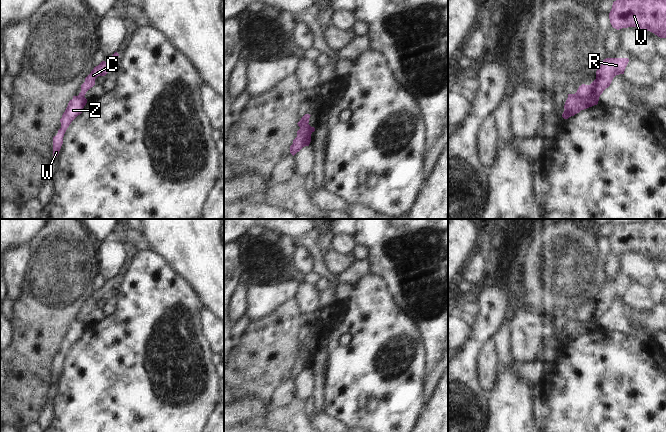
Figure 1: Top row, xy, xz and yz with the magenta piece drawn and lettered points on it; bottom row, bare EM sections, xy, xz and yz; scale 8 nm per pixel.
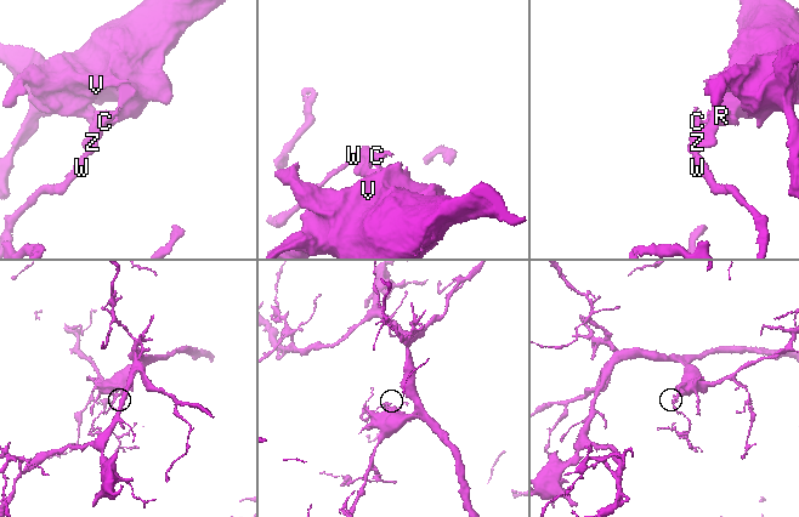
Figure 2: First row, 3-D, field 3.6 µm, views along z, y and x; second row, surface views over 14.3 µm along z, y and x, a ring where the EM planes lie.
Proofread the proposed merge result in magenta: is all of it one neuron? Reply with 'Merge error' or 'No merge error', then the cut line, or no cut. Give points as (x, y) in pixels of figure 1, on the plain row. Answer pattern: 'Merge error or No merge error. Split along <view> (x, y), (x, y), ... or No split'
Merge error. Split along yz (574, 318), (584, 324), (595, 324), (597, 326).

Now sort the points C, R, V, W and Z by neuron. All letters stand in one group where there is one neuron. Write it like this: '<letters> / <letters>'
C R V / W Z

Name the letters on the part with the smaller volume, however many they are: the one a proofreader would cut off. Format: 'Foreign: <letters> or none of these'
Foreign: W, Z

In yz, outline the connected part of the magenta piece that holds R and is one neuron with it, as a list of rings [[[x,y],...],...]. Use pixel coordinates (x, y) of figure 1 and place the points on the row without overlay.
[[[606,282],[596,295],[596,303],[590,308],[579,310],[575,319],[586,325],[599,325],[600,319],[608,312],[616,299],[624,298],[628,282]]]

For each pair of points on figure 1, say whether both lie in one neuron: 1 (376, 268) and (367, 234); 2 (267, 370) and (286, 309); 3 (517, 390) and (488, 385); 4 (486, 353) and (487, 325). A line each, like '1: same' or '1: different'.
1: same
2: same
3: different
4: different

